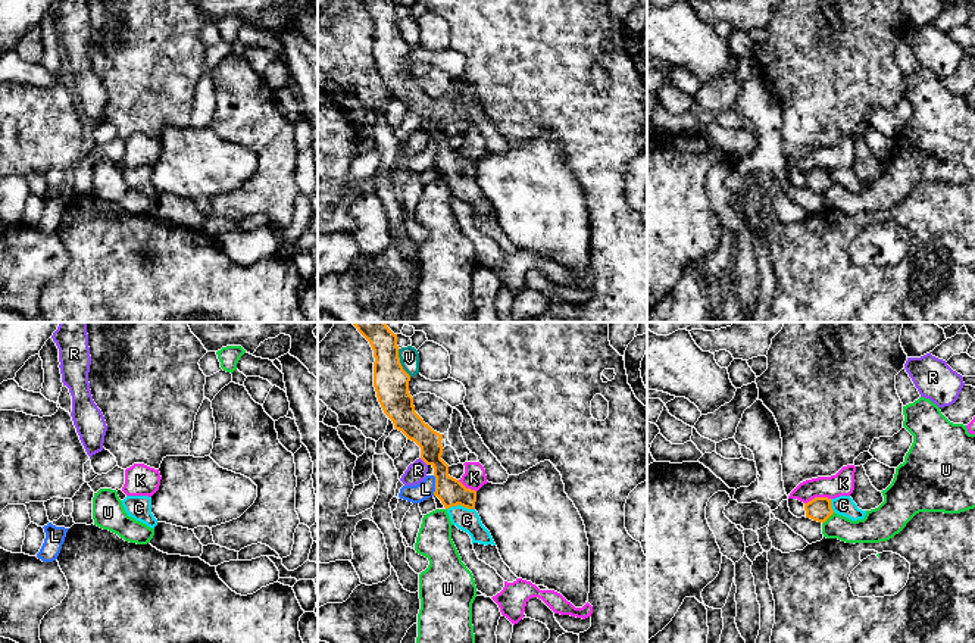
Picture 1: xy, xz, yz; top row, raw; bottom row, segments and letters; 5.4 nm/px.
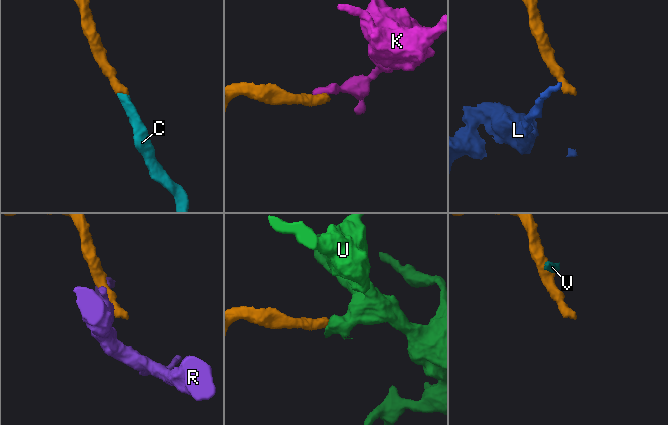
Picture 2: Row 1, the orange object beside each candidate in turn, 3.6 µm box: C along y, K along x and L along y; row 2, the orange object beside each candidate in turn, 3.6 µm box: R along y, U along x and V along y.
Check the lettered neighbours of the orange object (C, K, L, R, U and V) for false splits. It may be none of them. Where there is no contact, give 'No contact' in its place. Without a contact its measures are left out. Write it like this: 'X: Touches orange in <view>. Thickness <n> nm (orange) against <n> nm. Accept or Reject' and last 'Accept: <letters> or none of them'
C: Touches orange in xz. Thickness 150 nm (orange) against 130 nm. Accept
K: Touches orange in yz. Thickness 130 nm (orange) against 130 nm. Reject
L: Touches orange in xz. Thickness 150 nm (orange) against 100 nm. Reject
R: Touches orange in xz. Thickness 150 nm (orange) against 110 nm. Reject
U: Touches orange in yz. Thickness 130 nm (orange) against 160 nm. Reject
V: Touches orange in xz. Thickness 190 nm (orange) against 110 nm. Reject
Accept: C

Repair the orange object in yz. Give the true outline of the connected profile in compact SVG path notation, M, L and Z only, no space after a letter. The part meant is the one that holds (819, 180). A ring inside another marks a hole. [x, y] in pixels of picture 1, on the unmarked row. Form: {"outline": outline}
{"outline": "M840 166L835 169L815 168L804 174L806 188L818 193L825 193L834 182L851 191L863 190L866 181L857 178L850 166Z"}

